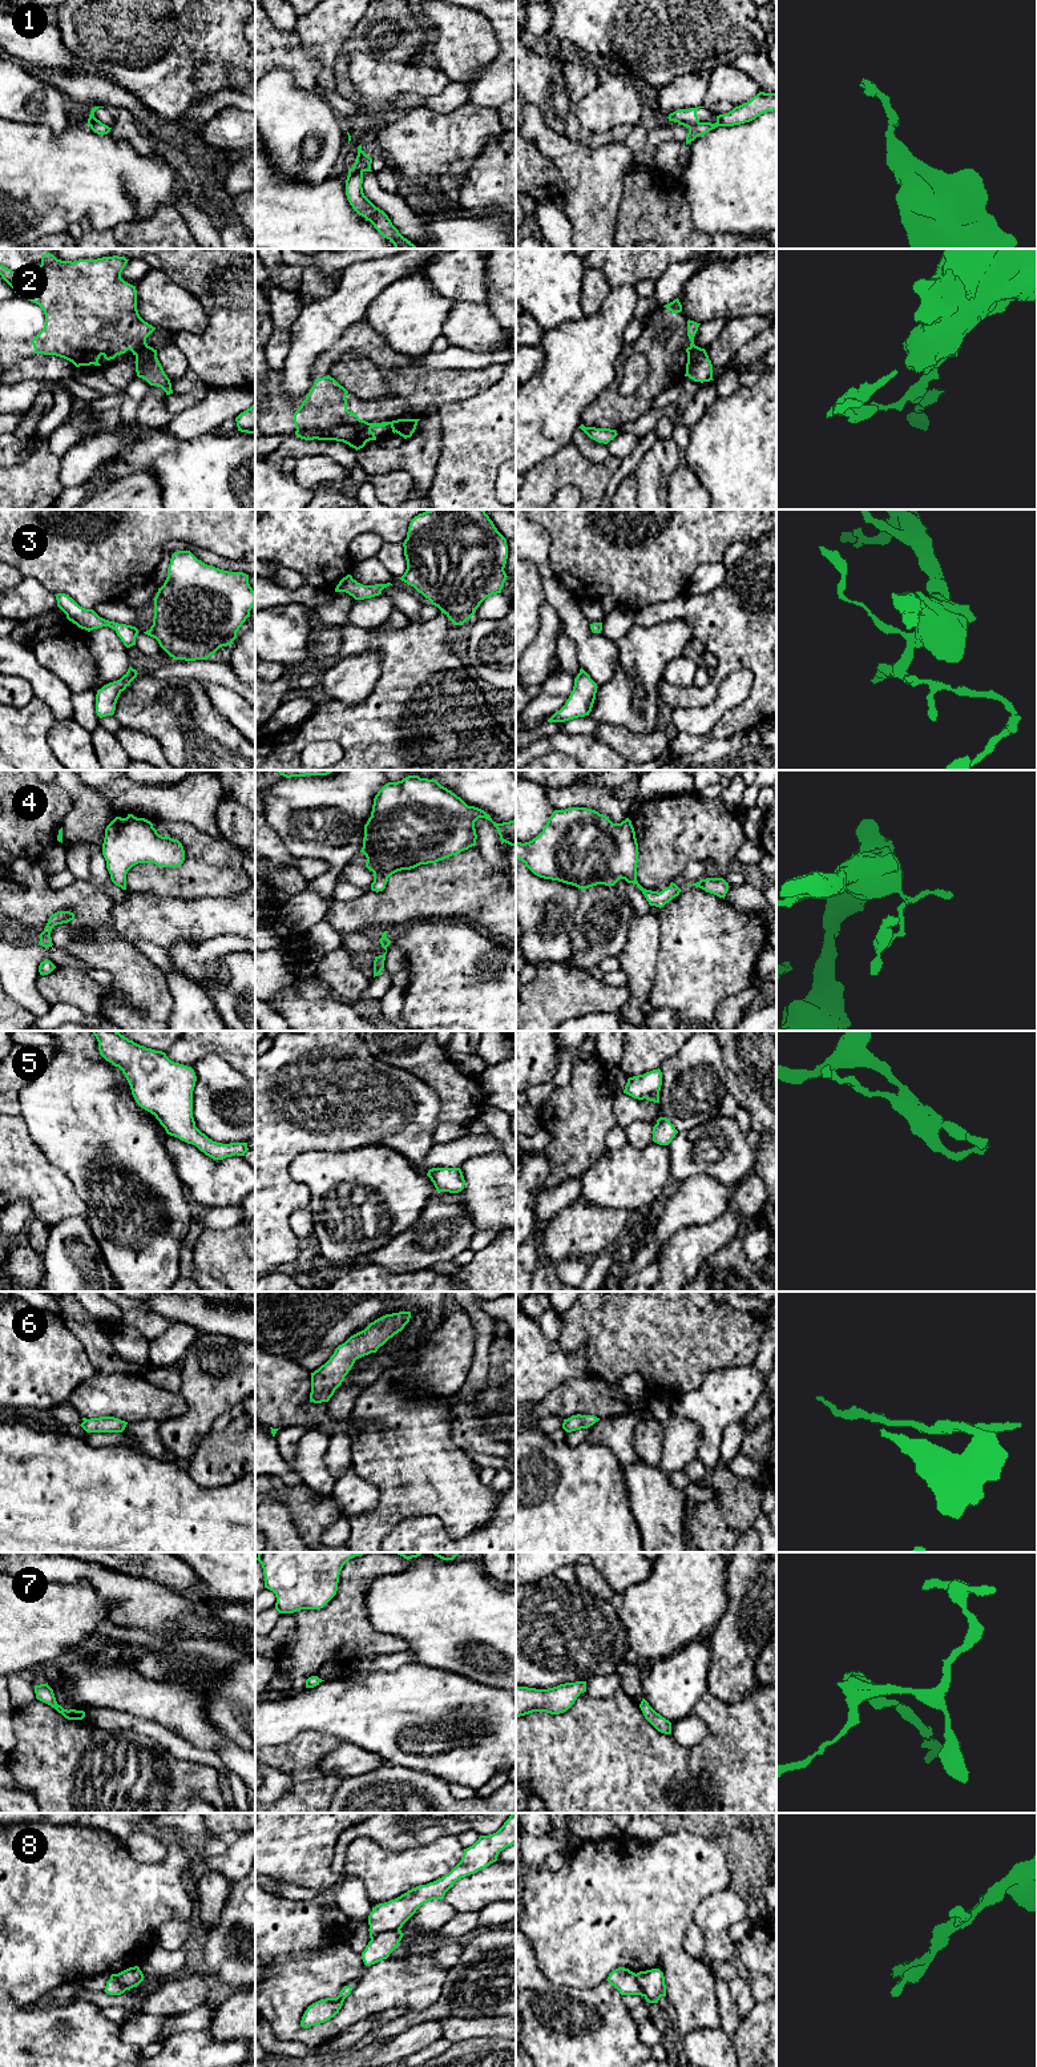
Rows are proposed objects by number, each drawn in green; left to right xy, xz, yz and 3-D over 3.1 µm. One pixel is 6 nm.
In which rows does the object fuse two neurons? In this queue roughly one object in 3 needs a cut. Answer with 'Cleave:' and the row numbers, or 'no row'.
Cleave: 1, 2, 8

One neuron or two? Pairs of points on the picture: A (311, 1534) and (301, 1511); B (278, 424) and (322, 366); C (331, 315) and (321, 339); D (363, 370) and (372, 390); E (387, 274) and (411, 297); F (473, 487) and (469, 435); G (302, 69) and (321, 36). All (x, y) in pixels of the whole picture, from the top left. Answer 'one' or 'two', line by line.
A: one
B: one
C: one
D: one
E: two
F: one
G: two

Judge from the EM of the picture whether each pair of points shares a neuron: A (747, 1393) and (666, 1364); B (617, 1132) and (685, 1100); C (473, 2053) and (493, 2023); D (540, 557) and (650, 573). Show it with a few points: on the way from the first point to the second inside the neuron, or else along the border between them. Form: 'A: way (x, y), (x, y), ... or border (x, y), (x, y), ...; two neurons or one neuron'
A: border (735, 1366), (711, 1370), (697, 1389), (680, 1394); two neurons
B: border (617, 1124), (624, 1128); two neurons
C: border (501, 2037), (468, 2037), (454, 2043); two neurons
D: border (544, 528), (549, 539), (549, 567), (564, 587); two neurons

